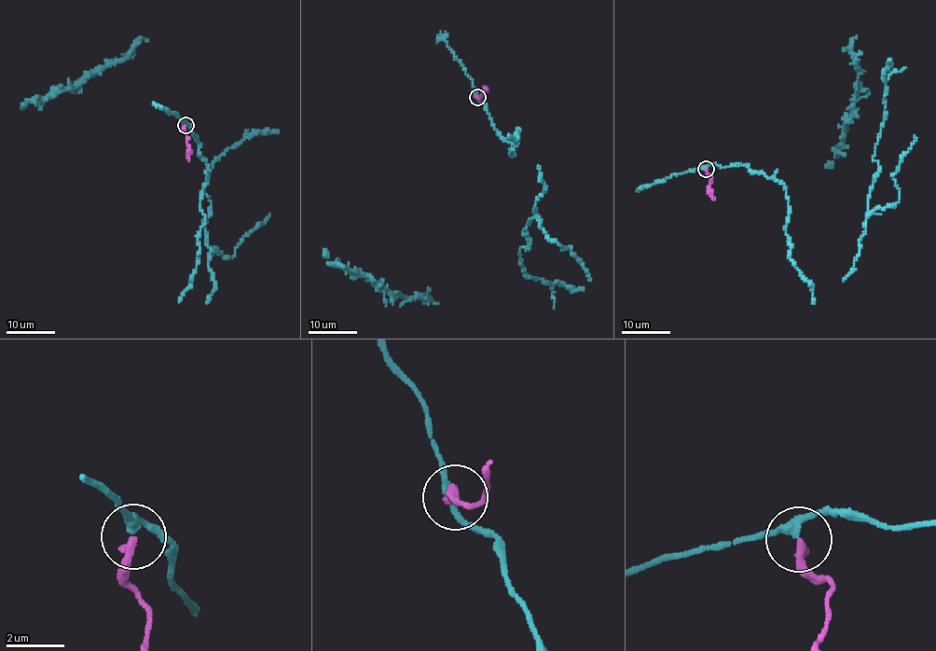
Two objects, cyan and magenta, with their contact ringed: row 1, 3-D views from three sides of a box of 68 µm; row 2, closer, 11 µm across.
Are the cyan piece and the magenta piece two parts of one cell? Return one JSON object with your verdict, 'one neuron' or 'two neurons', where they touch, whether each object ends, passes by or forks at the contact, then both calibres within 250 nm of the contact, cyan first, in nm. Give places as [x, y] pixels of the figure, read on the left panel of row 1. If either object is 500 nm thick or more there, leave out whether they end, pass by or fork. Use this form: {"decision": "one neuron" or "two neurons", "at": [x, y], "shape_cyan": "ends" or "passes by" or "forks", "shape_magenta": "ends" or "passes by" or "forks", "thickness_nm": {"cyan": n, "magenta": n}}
{"decision": "two neurons", "at": [185, 125], "shape_cyan": "passes by", "shape_magenta": "ends", "thickness_nm": {"cyan": 260, "magenta": 300}}

